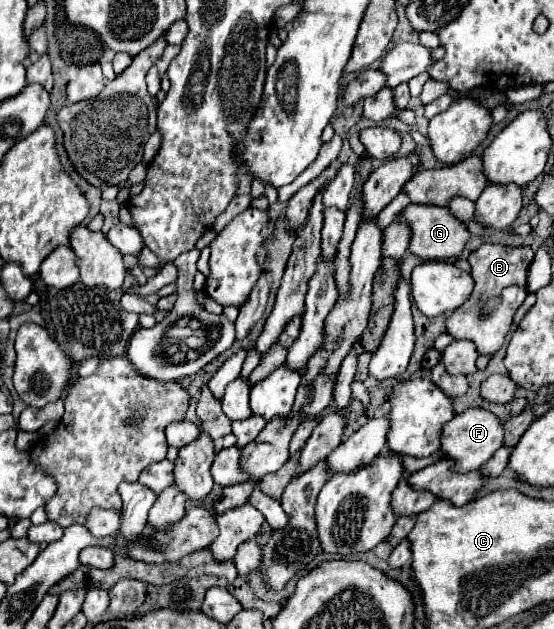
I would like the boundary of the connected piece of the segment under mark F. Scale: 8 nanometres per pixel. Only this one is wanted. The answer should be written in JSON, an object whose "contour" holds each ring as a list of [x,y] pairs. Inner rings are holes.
{"contour":[[[470,407],[464,413],[456,415],[446,427],[442,427],[442,451],[446,457],[456,461],[456,471],[468,473],[474,469],[480,469],[482,465],[488,463],[488,459],[502,447],[504,443],[504,427],[502,421],[480,407]]]}

